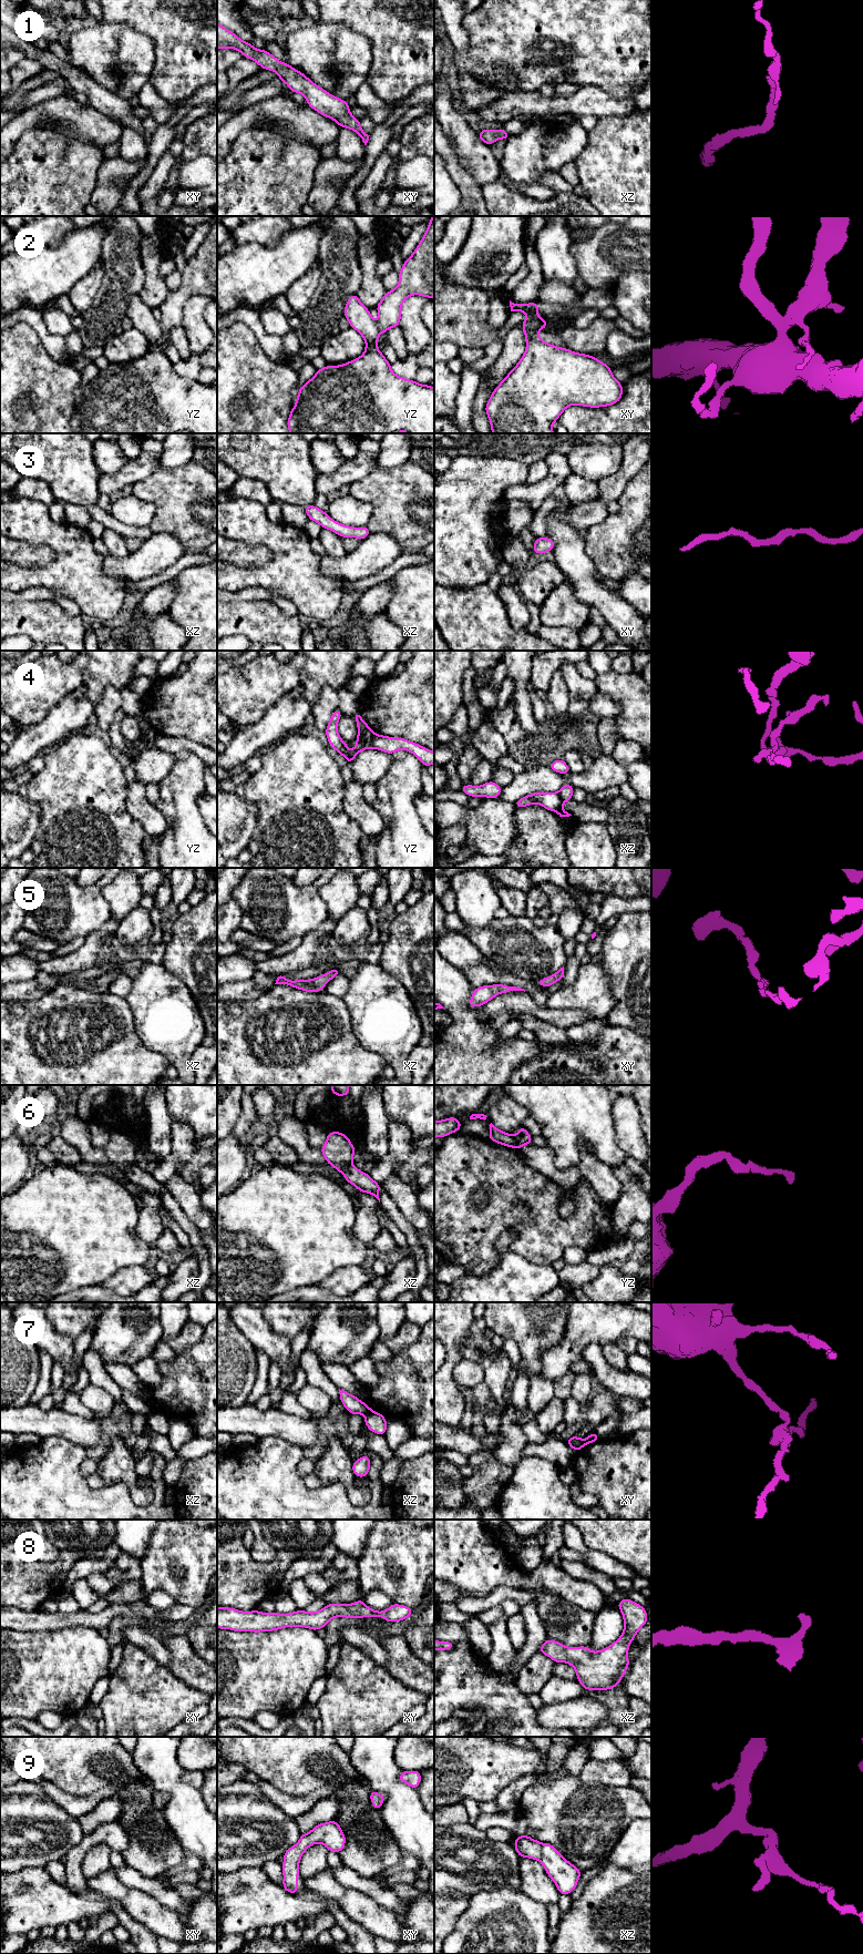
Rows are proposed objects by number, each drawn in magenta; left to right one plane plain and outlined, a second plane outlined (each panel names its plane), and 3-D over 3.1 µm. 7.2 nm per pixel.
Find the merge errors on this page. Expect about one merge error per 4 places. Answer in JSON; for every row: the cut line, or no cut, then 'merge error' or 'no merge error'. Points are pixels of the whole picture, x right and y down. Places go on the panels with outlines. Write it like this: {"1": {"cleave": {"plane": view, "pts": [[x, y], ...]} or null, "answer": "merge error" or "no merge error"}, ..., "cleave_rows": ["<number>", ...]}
{"1": {"cleave": null, "answer": "no merge error"}, "2": {"cleave": {"plane": "xy", "pts": [[522, 324], [540, 329]]}, "answer": "merge error"}, "3": {"cleave": null, "answer": "no merge error"}, "4": {"cleave": {"plane": "yz", "pts": [[376, 734], [371, 740], [362, 740], [359, 737]]}, "answer": "merge error"}, "5": {"cleave": null, "answer": "no merge error"}, "6": {"cleave": {"plane": "xz", "pts": [[351, 1164], [342, 1173]]}, "answer": "merge error"}, "7": {"cleave": {"plane": "xz", "pts": [[371, 1410], [366, 1415]]}, "answer": "merge error"}, "8": {"cleave": null, "answer": "no merge error"}, "9": {"cleave": null, "answer": "no merge error"}, "cleave_rows": ["2", "4", "6", "7"]}

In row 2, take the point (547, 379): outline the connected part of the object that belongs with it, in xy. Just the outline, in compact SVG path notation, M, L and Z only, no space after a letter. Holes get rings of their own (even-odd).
M521 326L526 350L485 406L492 433L554 433L552 426L567 407L607 407L621 399L623 385L615 379L609 366L594 356L549 345L537 336L541 329Z

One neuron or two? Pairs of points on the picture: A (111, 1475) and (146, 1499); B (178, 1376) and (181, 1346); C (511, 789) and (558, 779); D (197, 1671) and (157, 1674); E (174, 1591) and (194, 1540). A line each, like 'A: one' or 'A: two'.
A: one
B: two
C: one
D: two
E: one

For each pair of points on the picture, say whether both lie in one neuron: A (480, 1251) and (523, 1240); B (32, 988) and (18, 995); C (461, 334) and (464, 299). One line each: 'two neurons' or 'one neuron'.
A: one neuron
B: one neuron
C: one neuron

